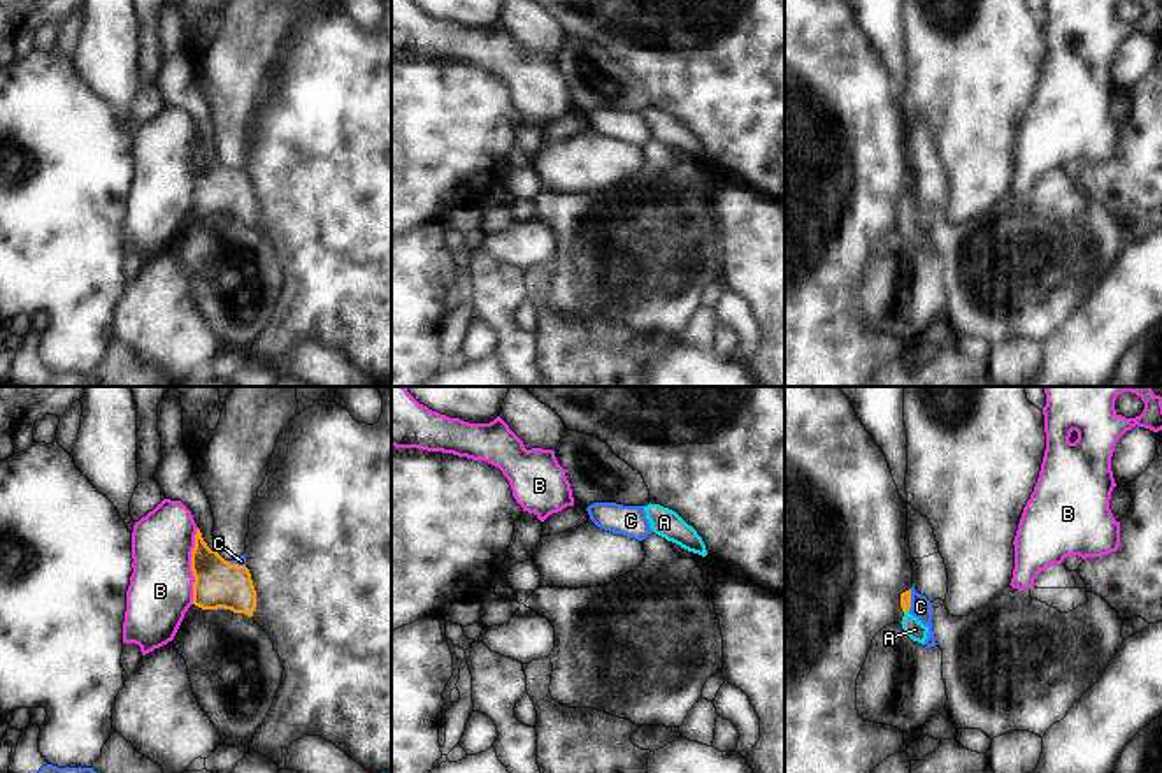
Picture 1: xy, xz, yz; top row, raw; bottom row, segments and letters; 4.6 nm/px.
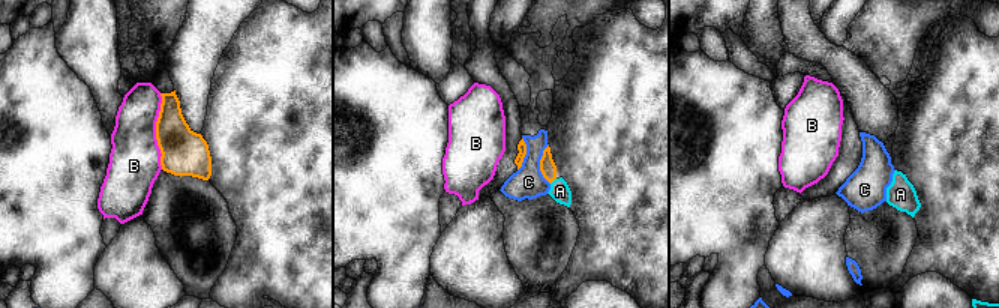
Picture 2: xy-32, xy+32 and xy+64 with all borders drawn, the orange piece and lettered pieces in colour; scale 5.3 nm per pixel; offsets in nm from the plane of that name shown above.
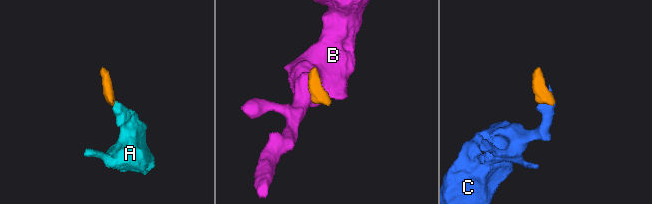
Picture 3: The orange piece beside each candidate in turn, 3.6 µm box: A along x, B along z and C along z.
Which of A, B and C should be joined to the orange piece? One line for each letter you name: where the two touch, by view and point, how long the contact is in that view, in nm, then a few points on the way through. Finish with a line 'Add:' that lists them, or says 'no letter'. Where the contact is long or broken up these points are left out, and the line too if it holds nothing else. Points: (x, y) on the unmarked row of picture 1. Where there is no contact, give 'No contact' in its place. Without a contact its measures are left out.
A: Touches orange at yz (906, 216). Shared border 30 nm. Path across: yz (906, 202), (906, 216), (908, 227), (915, 236)
Add: A.

